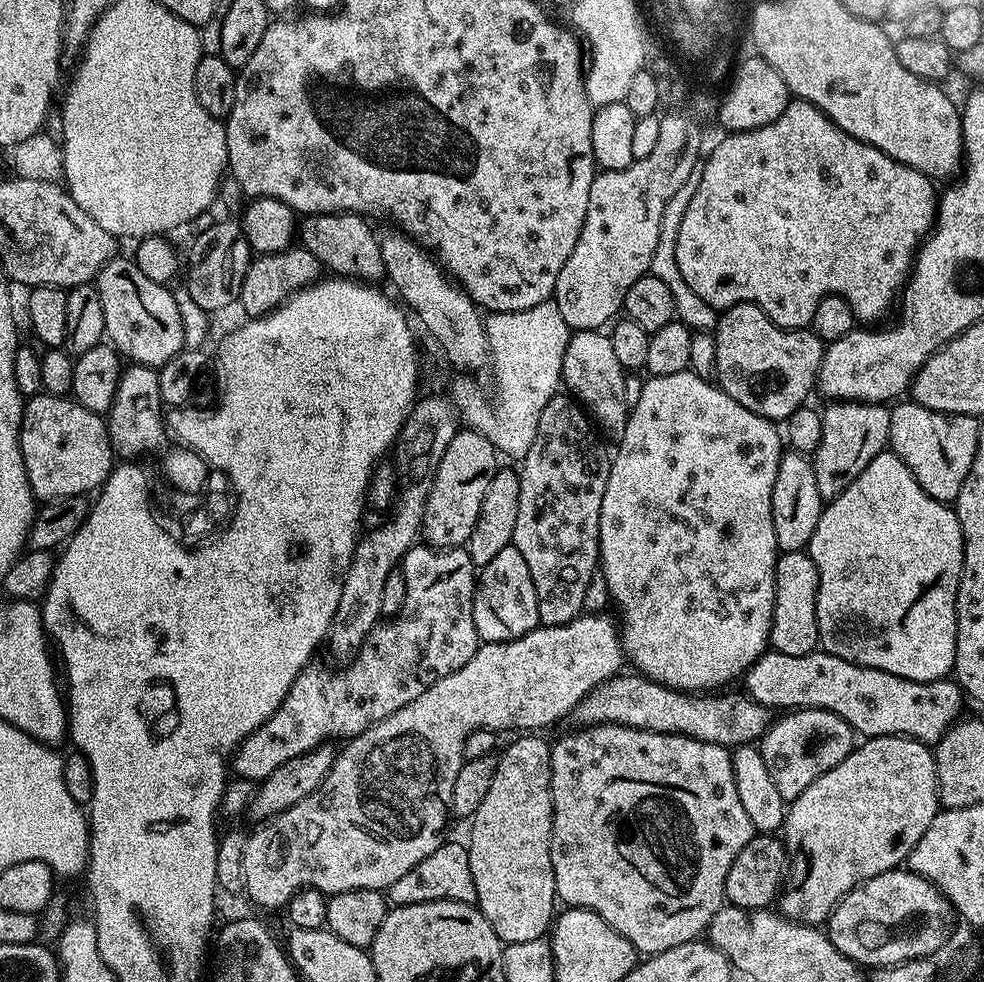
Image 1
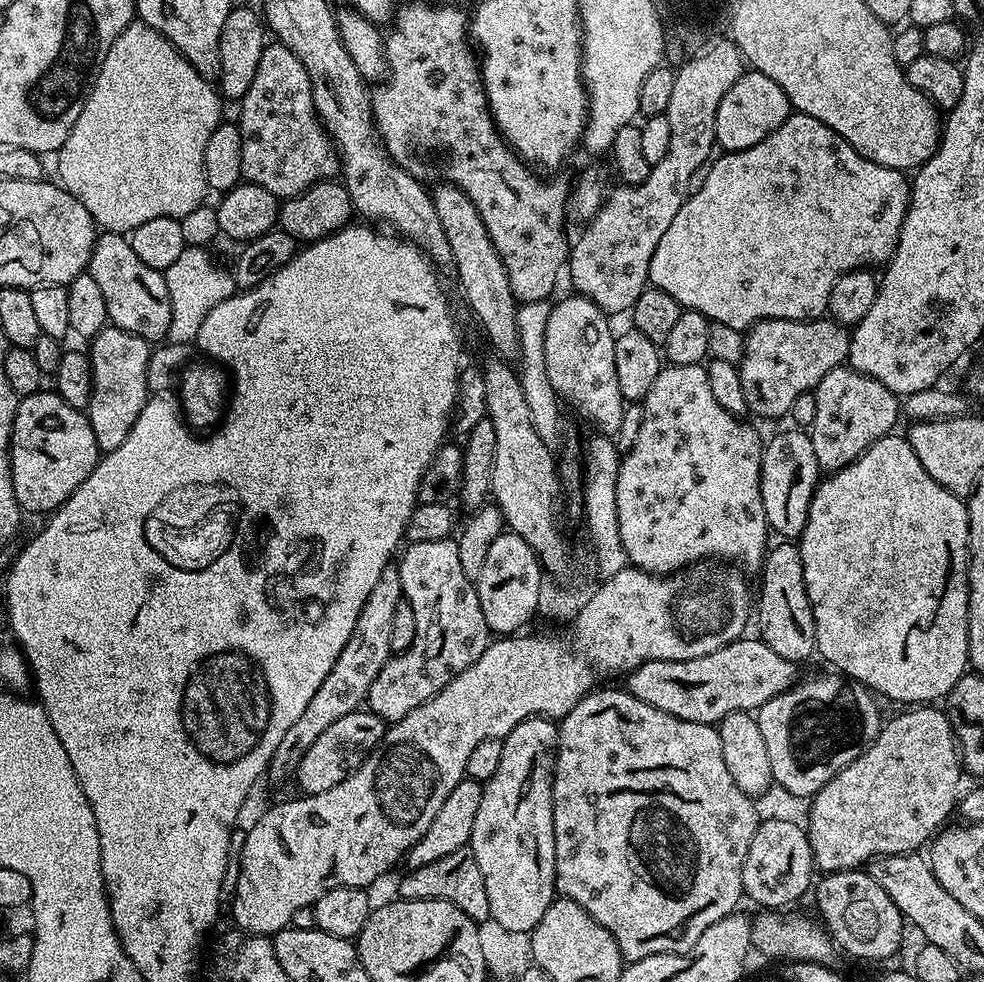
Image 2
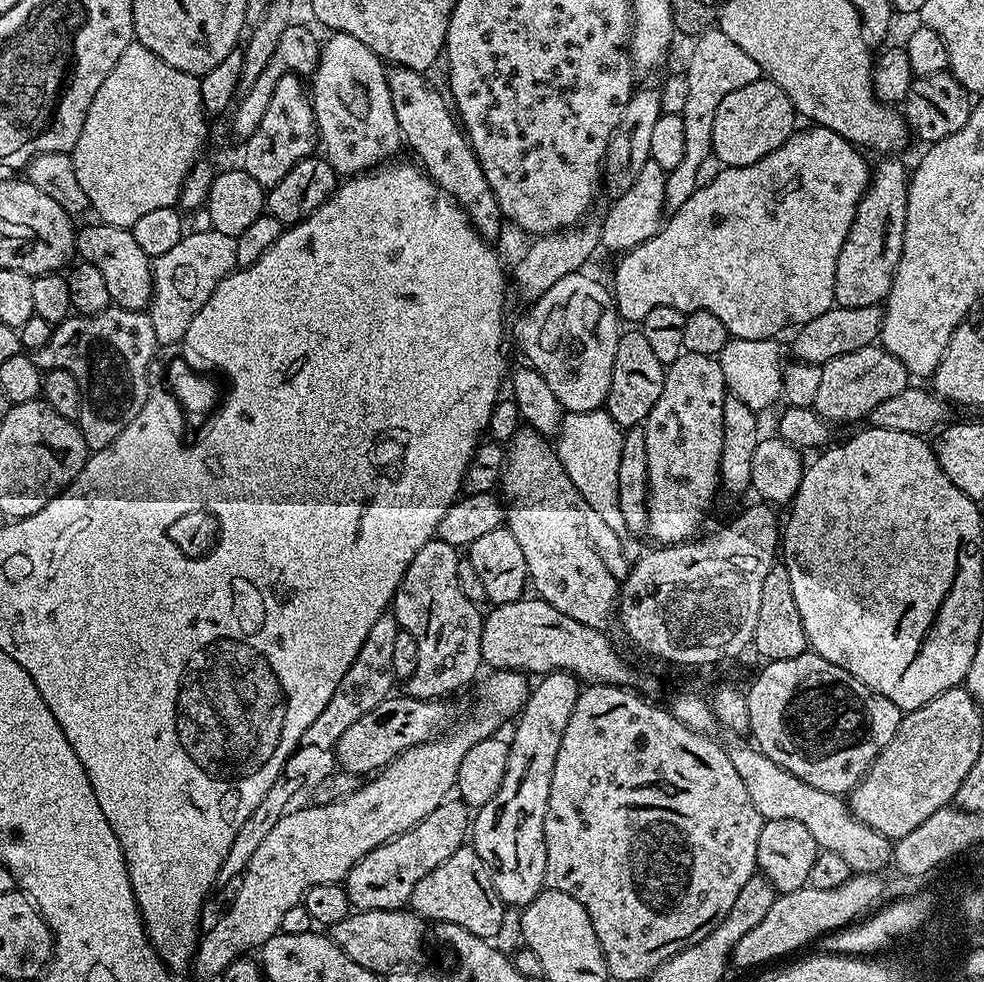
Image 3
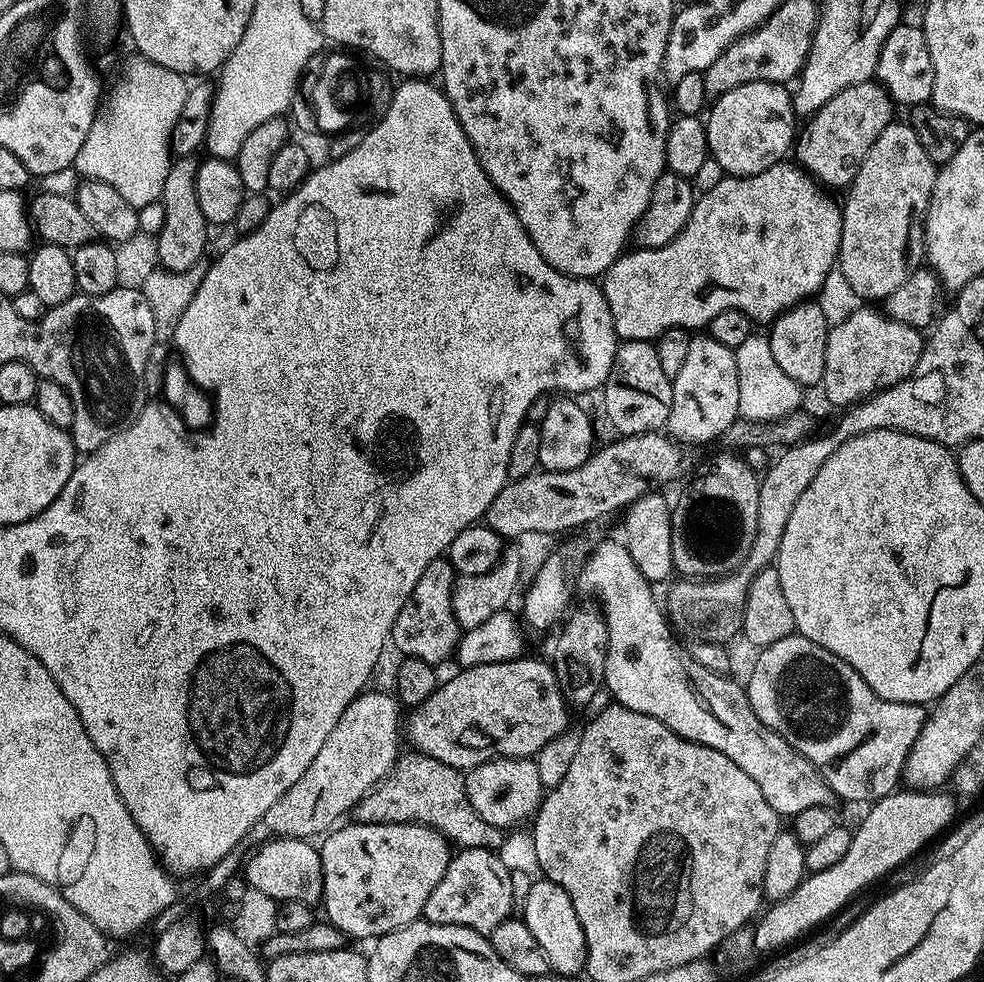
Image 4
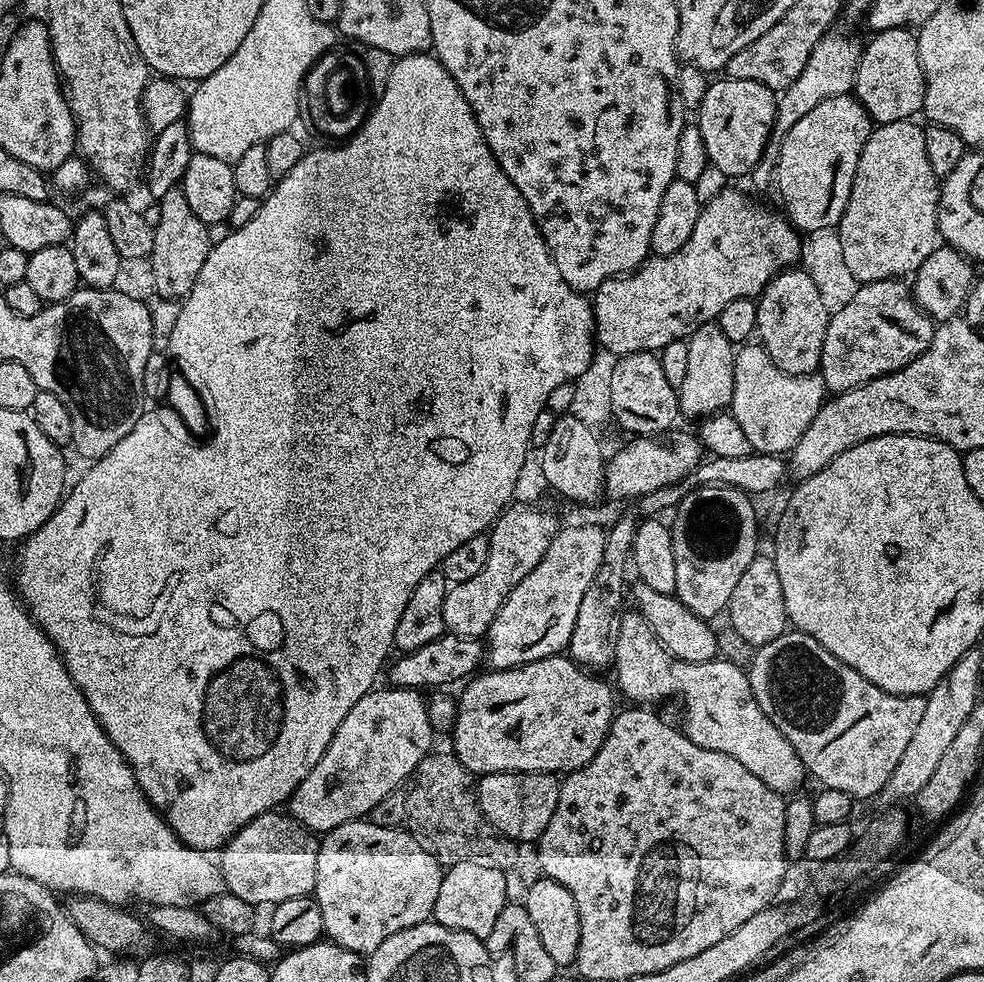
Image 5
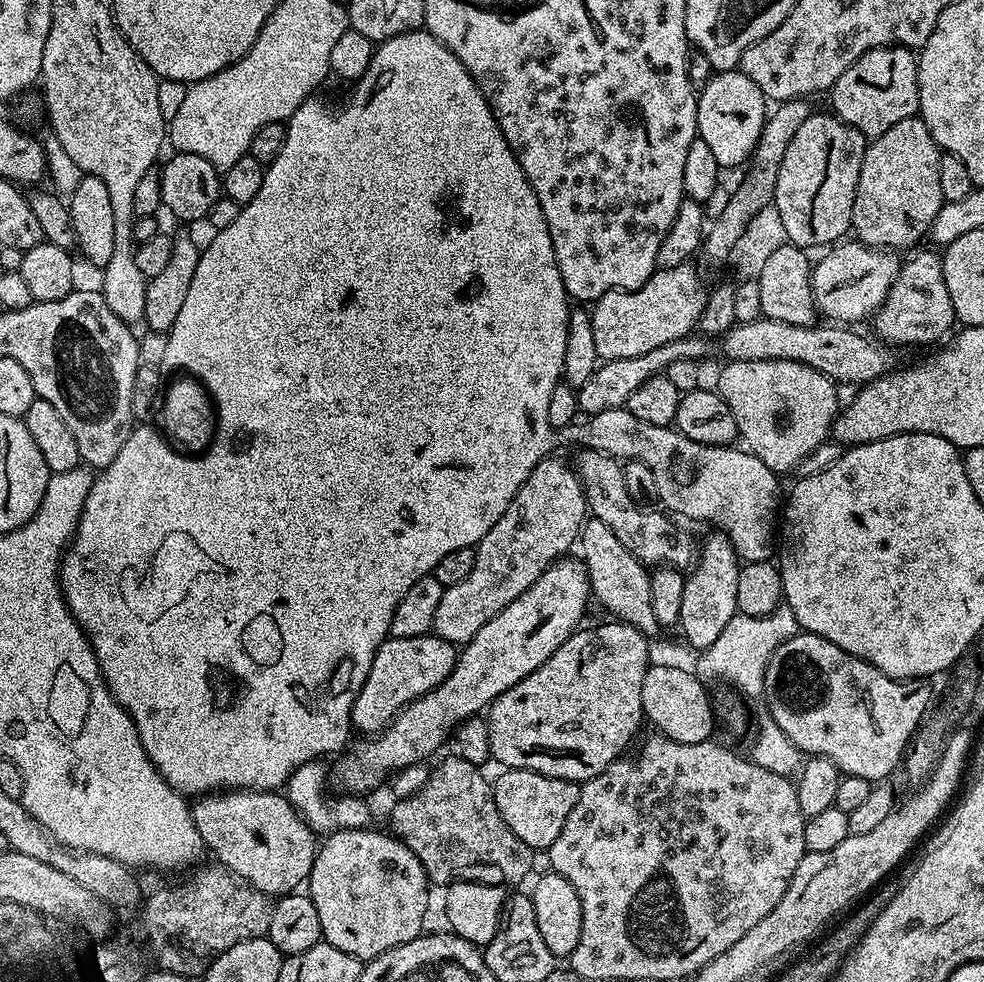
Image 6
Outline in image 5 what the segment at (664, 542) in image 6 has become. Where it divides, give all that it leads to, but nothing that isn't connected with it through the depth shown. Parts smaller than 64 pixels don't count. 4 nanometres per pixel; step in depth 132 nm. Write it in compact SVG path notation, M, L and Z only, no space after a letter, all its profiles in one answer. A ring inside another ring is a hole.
M571 414L557 415L550 438L538 448L540 472L544 480L560 496L576 504L592 504L601 498L604 489L606 453L600 449L597 433Z

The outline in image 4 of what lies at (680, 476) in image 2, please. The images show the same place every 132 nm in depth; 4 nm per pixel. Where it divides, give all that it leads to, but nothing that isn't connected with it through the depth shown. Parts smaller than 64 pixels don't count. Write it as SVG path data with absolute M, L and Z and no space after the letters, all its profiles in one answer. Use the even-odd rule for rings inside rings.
M707 334L693 335L682 370L678 370L678 374L672 377L667 435L681 445L708 444L711 440L719 441L727 427L739 416L738 366L735 351L722 346L722 342L714 342L714 338Z

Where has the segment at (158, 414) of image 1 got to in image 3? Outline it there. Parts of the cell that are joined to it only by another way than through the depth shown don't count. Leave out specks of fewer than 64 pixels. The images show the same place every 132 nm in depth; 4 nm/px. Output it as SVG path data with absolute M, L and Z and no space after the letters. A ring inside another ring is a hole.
M115 306L107 308L93 316L69 315L67 320L55 325L50 342L39 348L34 354L36 365L42 370L61 368L70 370L74 378L78 378L78 386L82 390L82 410L80 411L80 433L84 435L86 446L92 452L102 450L134 422L136 412L148 401L150 385L148 383L148 367L150 358L157 355L158 345L155 340L154 326L147 311L135 312Z

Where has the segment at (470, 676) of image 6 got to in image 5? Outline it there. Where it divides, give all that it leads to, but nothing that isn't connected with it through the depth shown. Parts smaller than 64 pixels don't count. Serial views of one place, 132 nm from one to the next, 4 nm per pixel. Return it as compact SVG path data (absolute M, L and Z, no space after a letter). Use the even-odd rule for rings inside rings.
M574 524L566 527L563 525L557 529L542 561L538 562L538 566L530 574L526 574L522 582L510 592L502 610L498 610L494 622L488 627L486 660L493 669L516 668L518 665L526 665L544 657L557 655L567 647L569 636L573 633L574 622L577 621L582 598L604 561L606 540L605 529L592 524ZM383 687L367 692L358 698L358 702L354 702L354 706L350 706L350 714L346 714L346 718L342 718L342 726L334 730L330 746L326 746L314 770L302 778L287 801L286 808L292 819L313 834L329 832L351 820L365 819L372 813L374 806L378 806L378 802L382 802L382 798L398 787L415 770L418 762L422 762L422 758L433 751L434 733L427 716L425 697L415 688Z

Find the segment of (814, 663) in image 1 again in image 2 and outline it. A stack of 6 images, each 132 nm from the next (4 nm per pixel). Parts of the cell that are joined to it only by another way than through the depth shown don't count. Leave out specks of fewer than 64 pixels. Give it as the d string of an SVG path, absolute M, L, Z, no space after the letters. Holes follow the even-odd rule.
M741 638L714 650L714 654L702 654L689 660L651 660L627 673L626 691L634 698L674 714L686 722L698 722L716 726L728 714L755 713L770 698L782 694L797 683L797 661L774 654L770 646L759 638Z

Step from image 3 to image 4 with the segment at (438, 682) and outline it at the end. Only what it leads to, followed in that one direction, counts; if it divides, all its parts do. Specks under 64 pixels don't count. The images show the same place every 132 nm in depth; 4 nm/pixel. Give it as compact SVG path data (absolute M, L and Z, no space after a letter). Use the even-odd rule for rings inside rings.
M441 558L430 562L426 570L422 570L422 578L418 578L418 586L410 590L406 598L406 606L398 614L390 633L391 647L396 647L400 654L416 656L418 659L440 666L443 660L457 655L462 629L457 622L452 605L452 588L456 584L458 573L452 567L452 561Z

